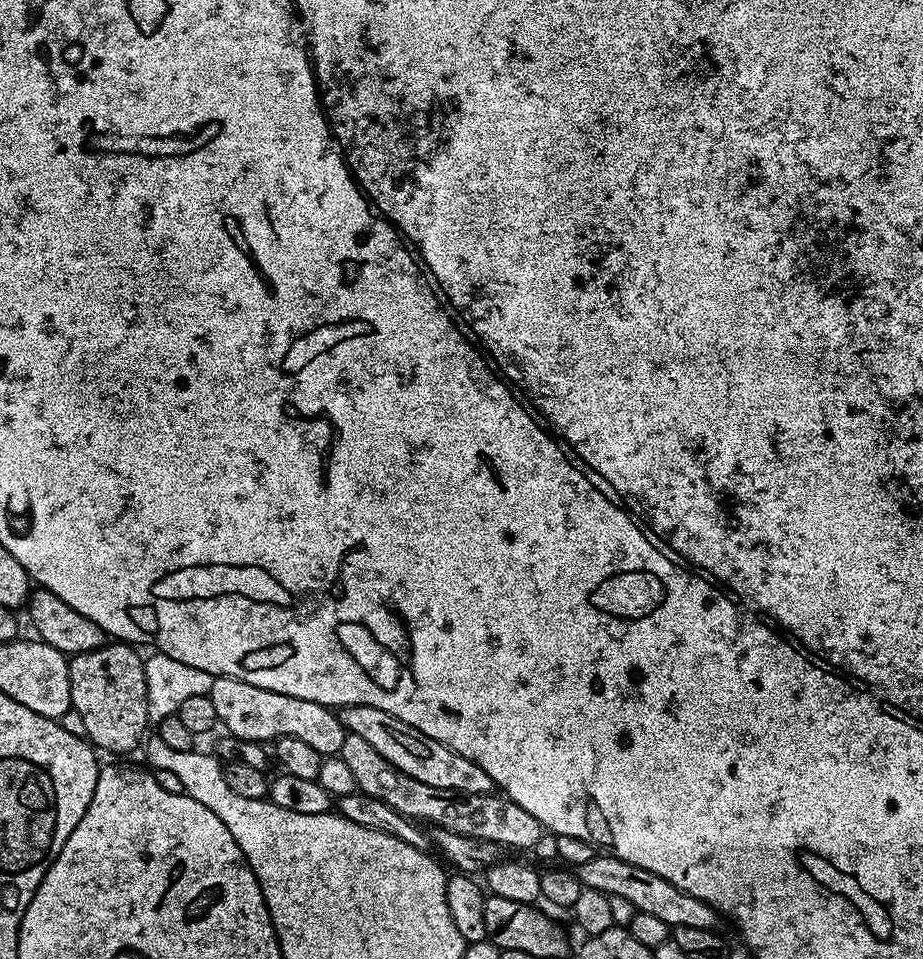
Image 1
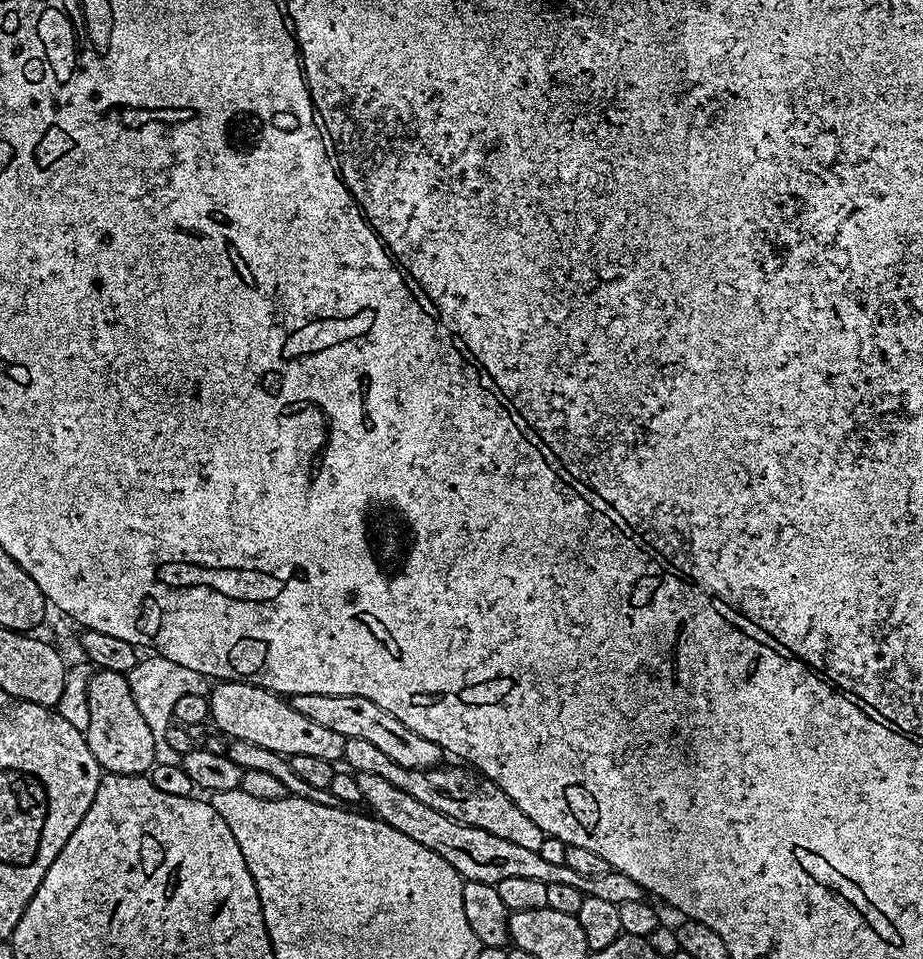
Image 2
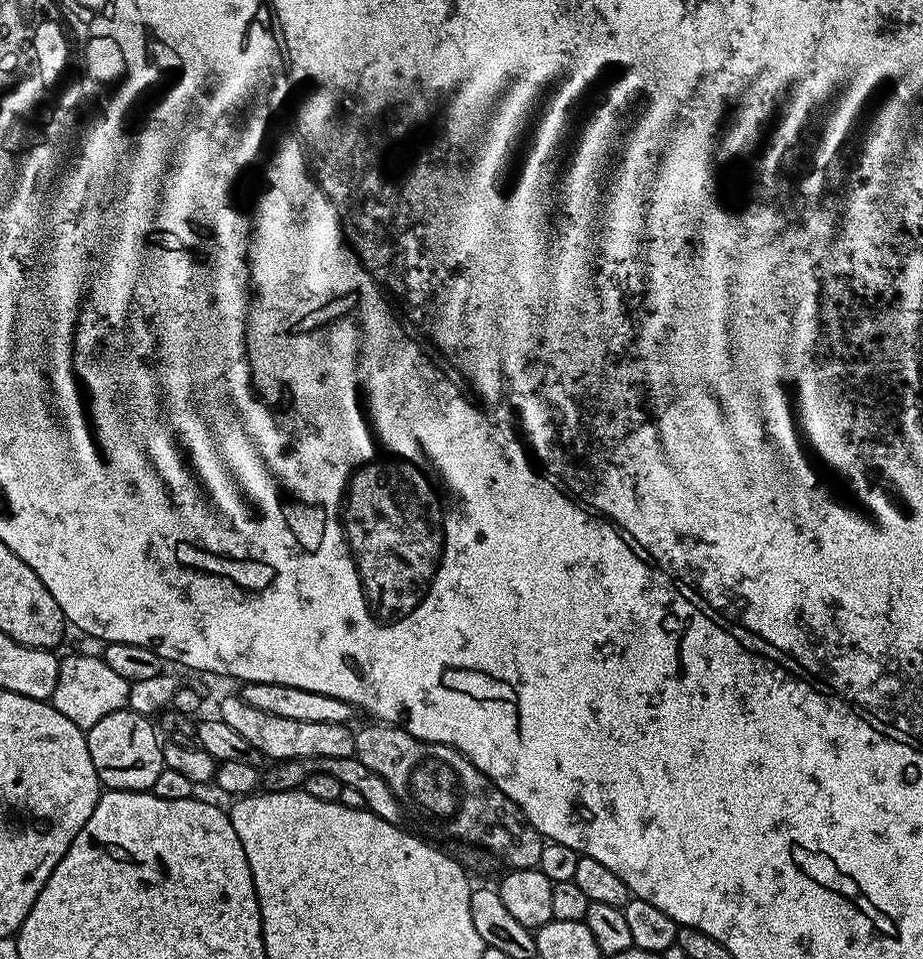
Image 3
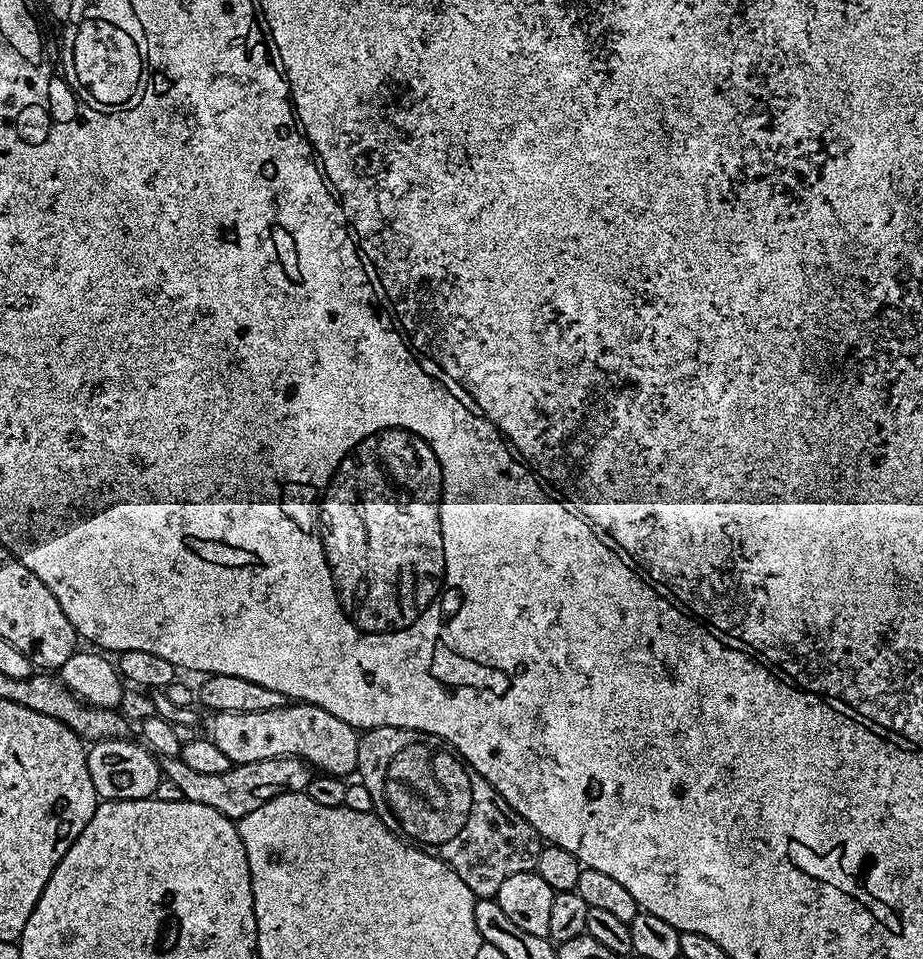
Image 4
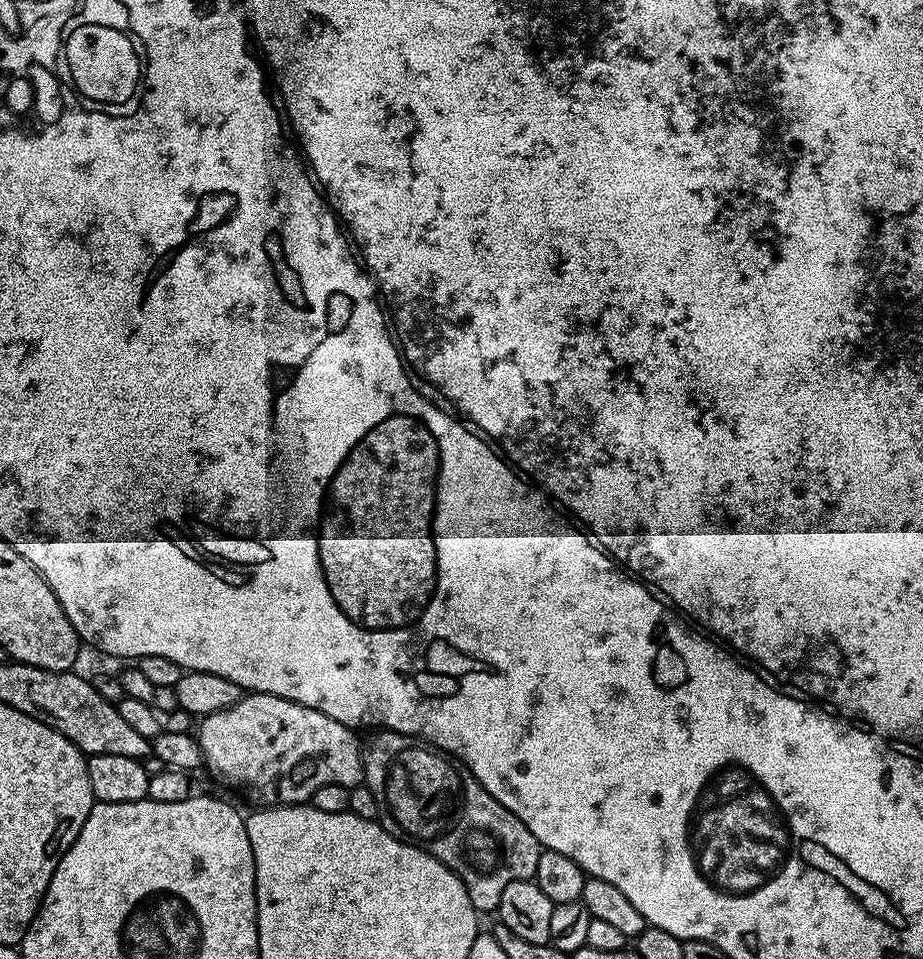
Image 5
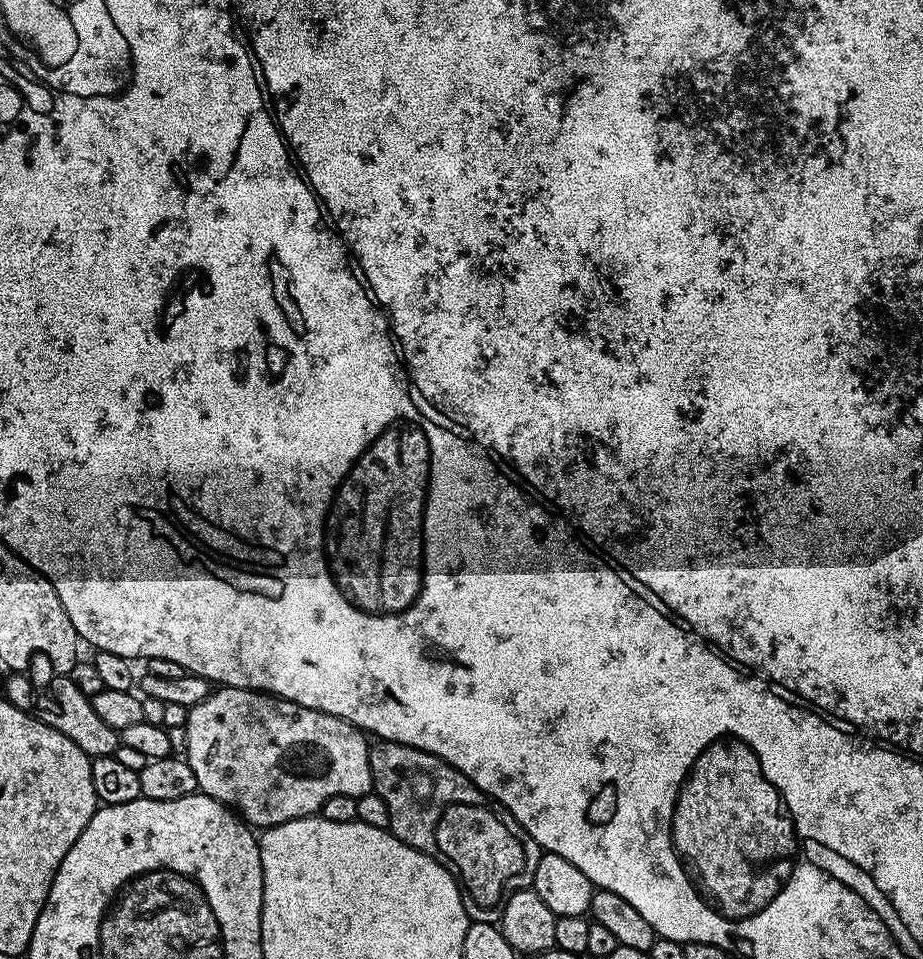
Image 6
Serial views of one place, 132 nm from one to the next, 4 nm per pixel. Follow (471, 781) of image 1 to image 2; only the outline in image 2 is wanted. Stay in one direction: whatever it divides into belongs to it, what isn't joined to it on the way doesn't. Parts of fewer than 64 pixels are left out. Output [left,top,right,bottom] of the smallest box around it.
[290,694,445,768]

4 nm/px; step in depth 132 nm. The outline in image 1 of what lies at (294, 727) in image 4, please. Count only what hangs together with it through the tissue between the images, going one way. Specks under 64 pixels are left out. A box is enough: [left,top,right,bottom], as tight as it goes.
[210,676,345,758]

